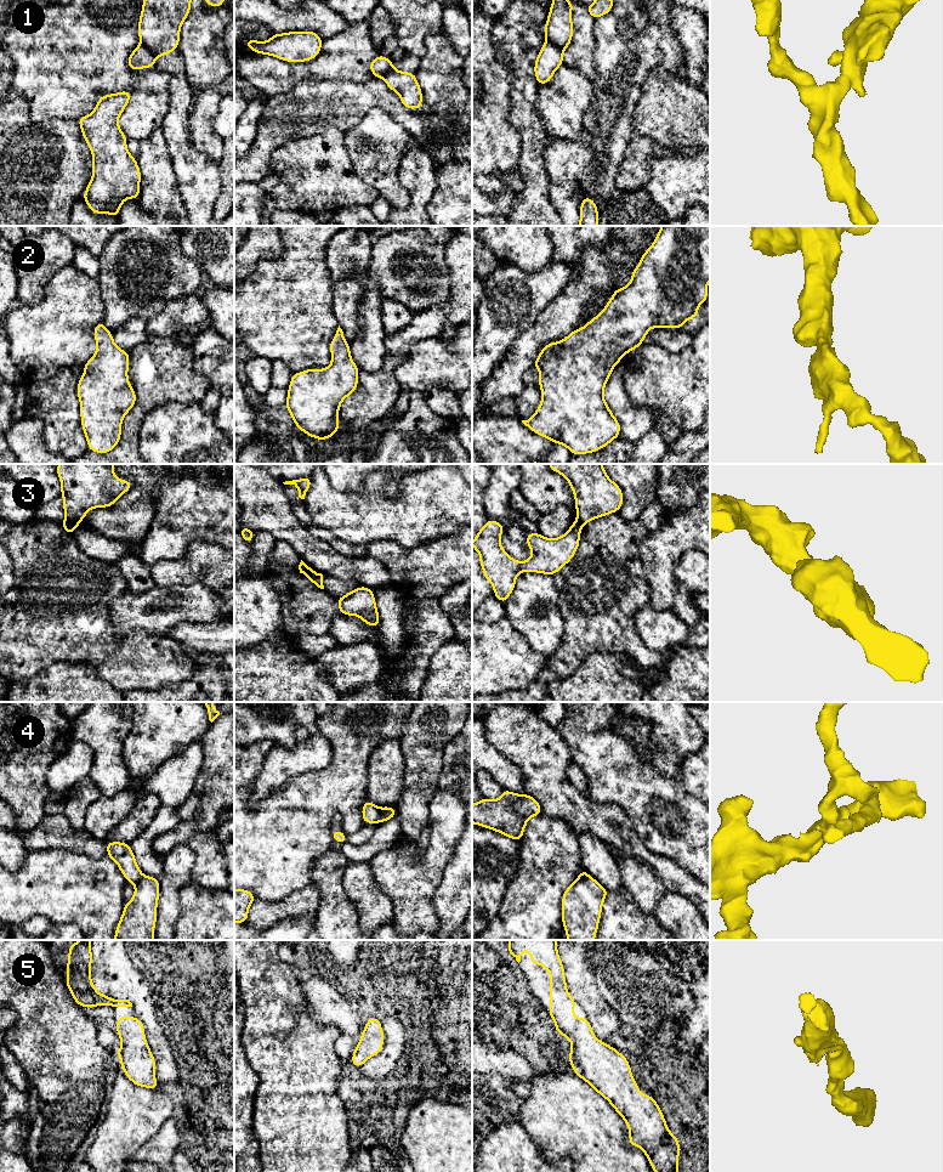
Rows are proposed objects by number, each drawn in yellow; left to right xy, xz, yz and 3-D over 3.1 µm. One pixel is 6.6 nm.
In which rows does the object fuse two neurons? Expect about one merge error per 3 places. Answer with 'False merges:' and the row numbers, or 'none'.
False merges: 1, 3, 4

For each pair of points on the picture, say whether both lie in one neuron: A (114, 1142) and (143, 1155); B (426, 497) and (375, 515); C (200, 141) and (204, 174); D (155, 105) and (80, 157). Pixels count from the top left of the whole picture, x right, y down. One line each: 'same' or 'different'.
A: different
B: same
C: different
D: different

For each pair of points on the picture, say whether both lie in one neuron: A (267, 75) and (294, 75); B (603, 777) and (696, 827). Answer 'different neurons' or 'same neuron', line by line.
A: same neuron
B: same neuron

